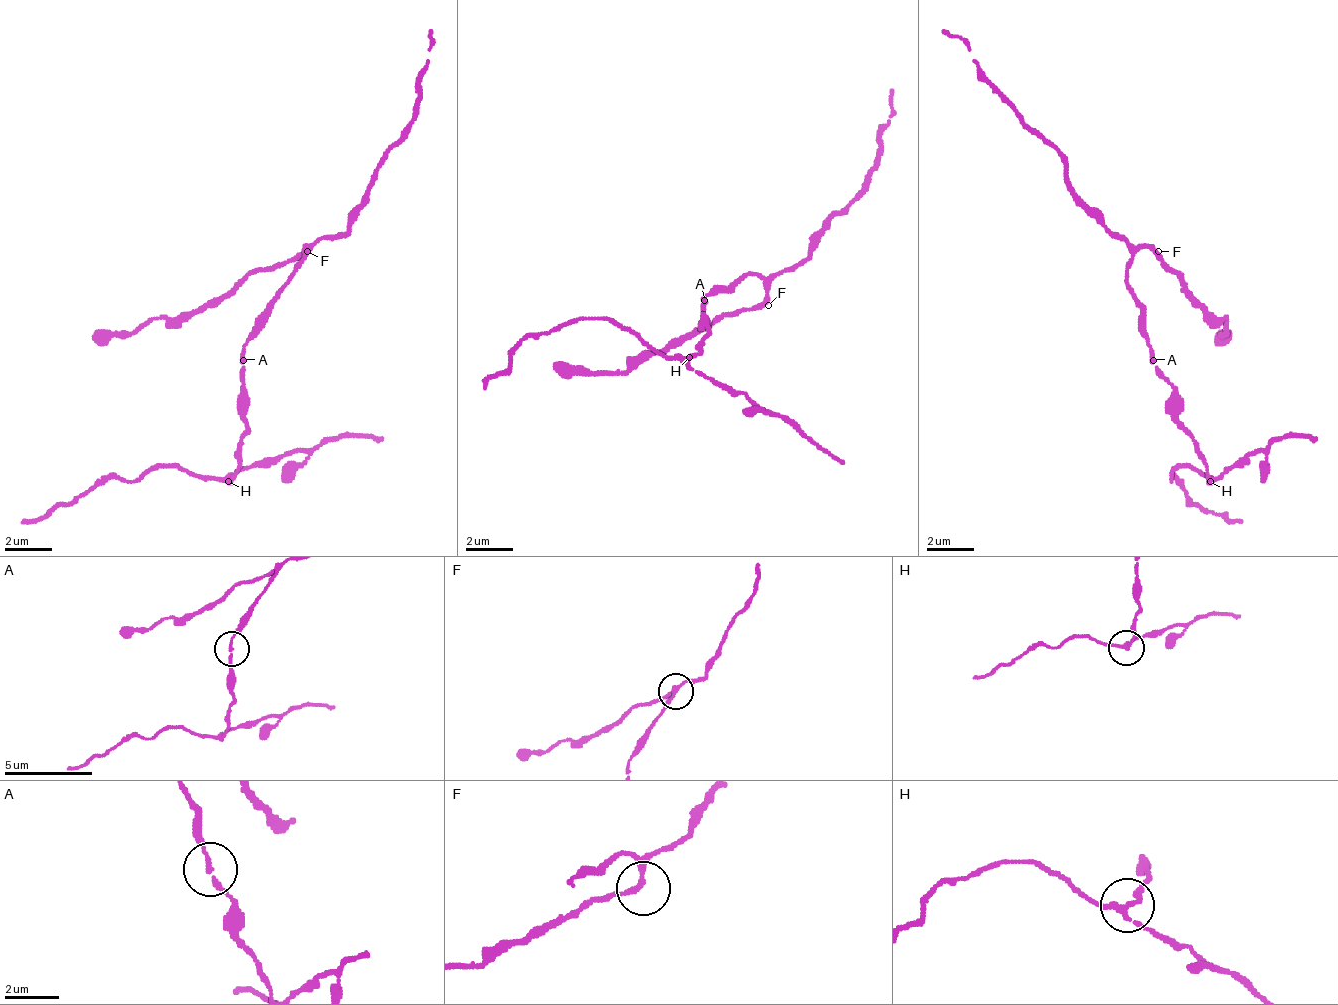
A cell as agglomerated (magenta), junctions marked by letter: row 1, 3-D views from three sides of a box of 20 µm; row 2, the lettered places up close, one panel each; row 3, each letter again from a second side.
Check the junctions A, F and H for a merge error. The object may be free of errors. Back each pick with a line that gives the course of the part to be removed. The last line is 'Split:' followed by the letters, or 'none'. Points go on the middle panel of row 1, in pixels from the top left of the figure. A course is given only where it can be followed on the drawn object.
H: Course of the part to remove: (691, 358), (661, 358), (626, 328), (590, 317), (560, 323), (531, 334), (483, 388)
Split: H

